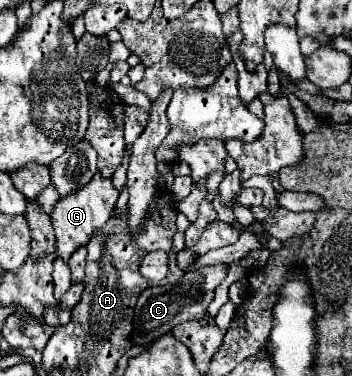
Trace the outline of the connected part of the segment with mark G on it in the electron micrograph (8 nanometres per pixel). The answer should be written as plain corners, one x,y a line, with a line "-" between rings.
95,172
93,178
85,186
67,194
65,198
57,200
57,204
53,206
53,212
51,212
51,222
53,222
53,228
55,228
57,256
61,256
67,262
69,256
77,248
85,246
91,240
93,230
97,226
105,226
105,222
111,218
117,196
119,196
119,190
113,186
111,178
105,178
105,176
101,176
101,172

